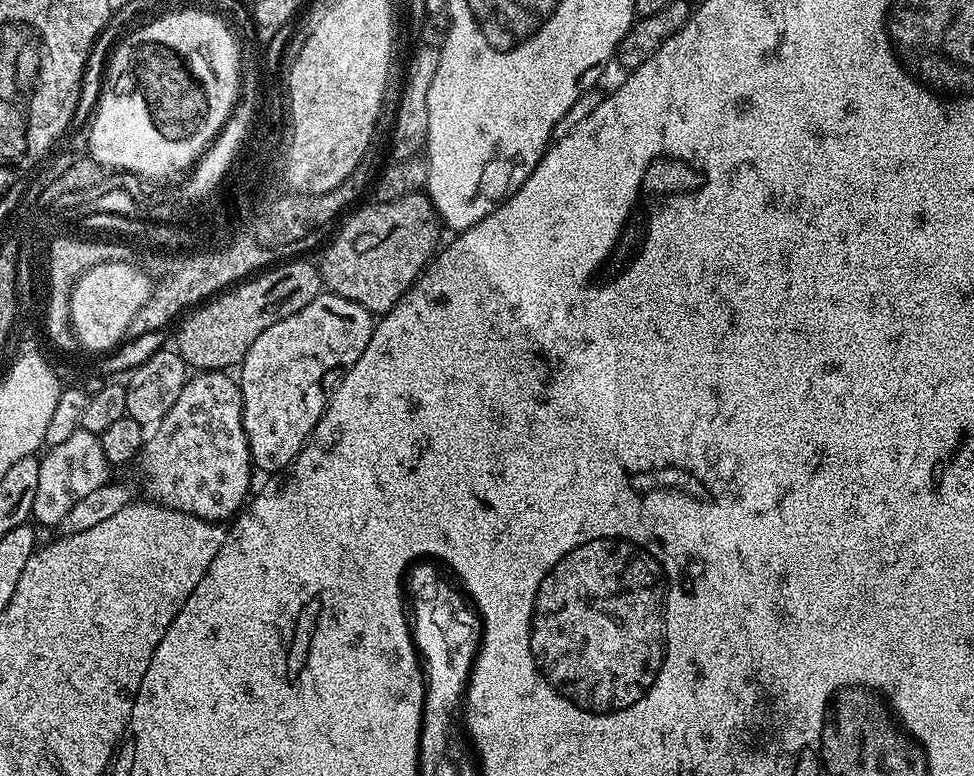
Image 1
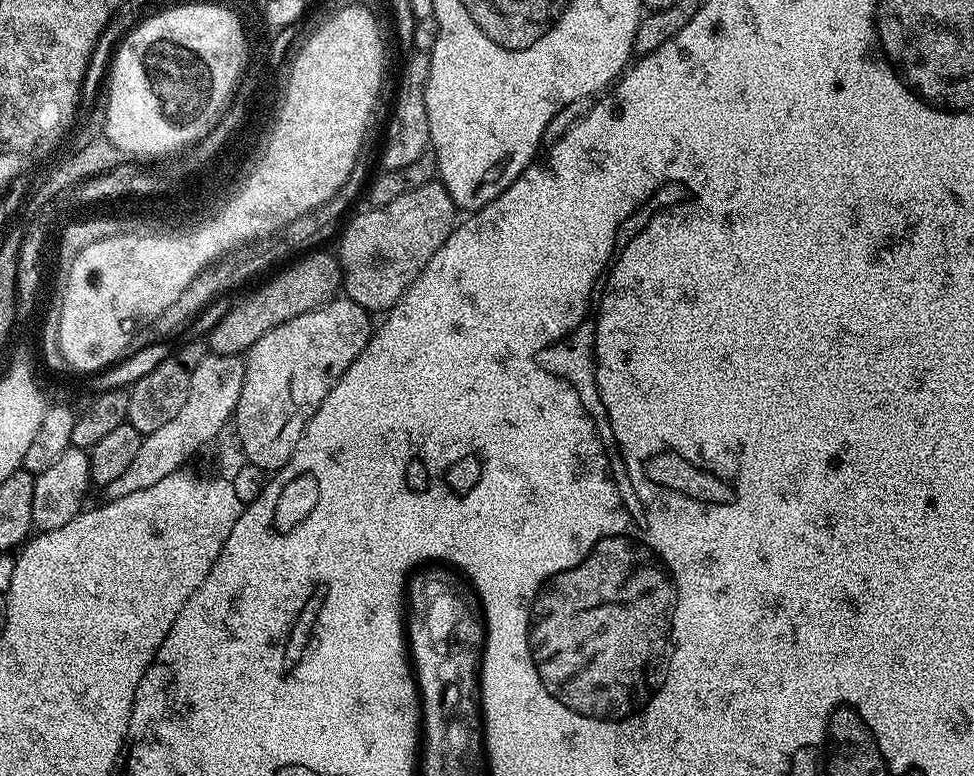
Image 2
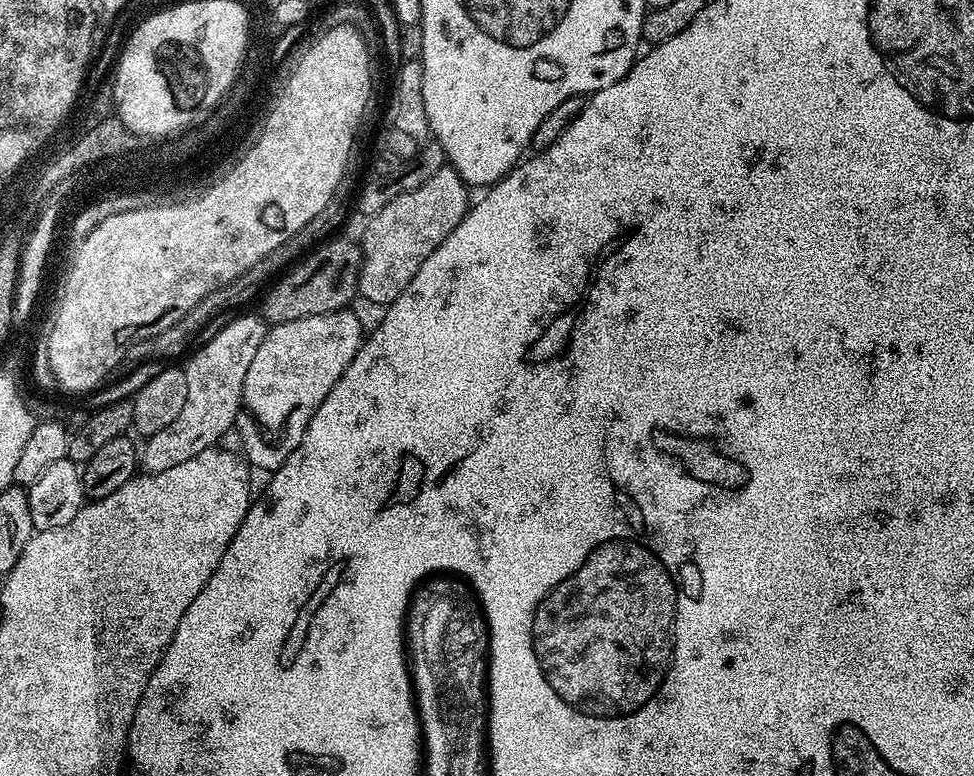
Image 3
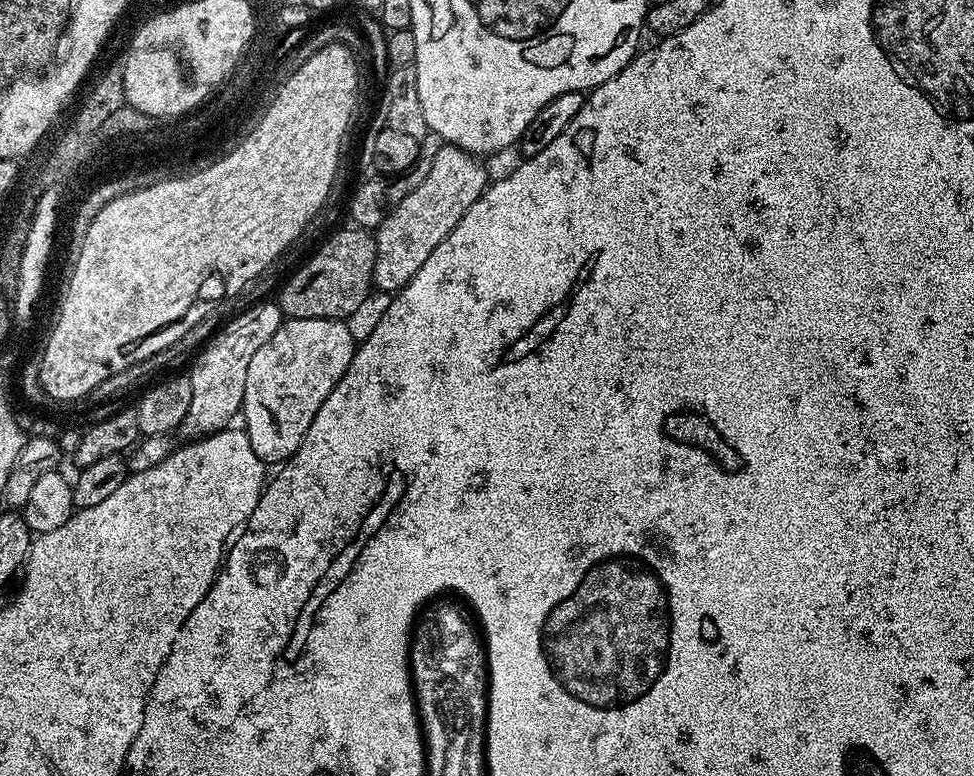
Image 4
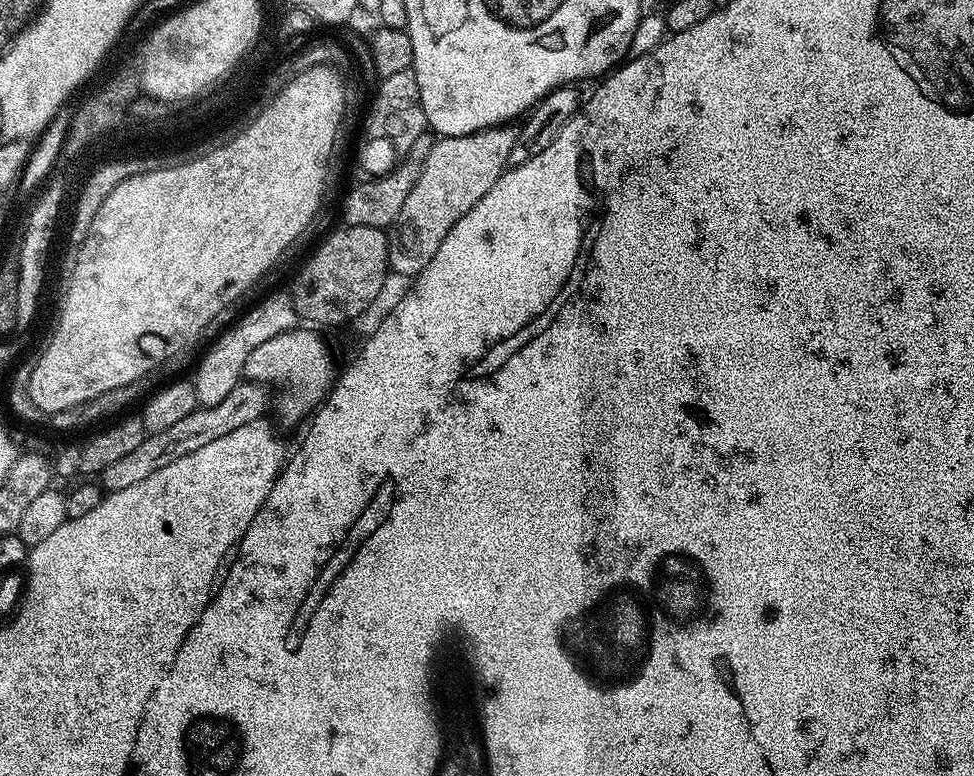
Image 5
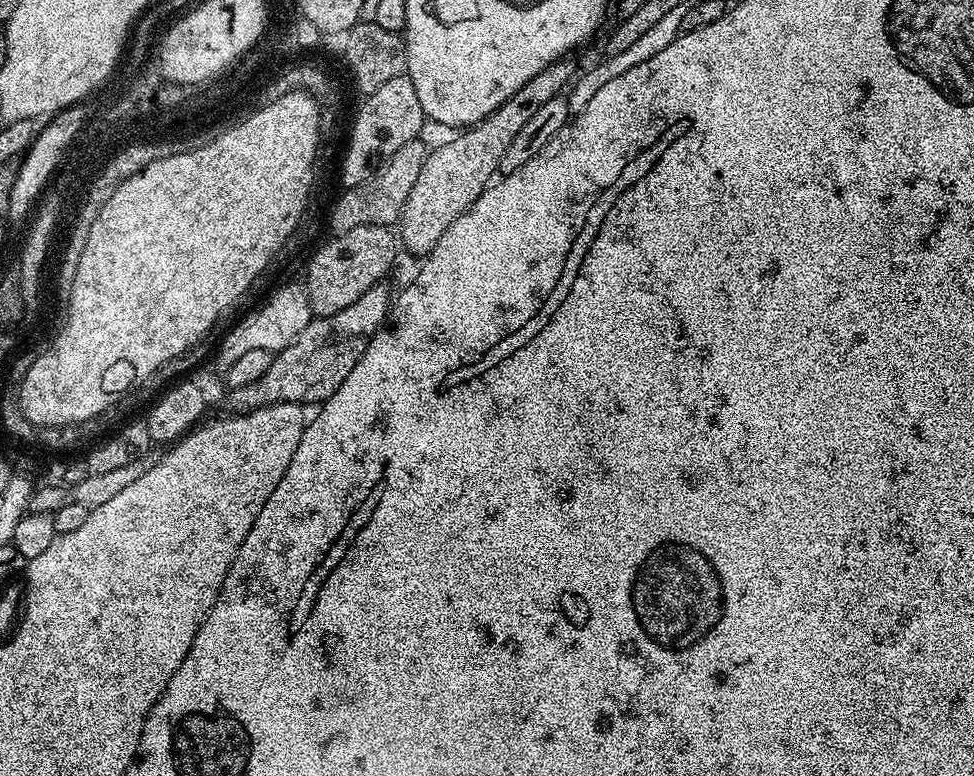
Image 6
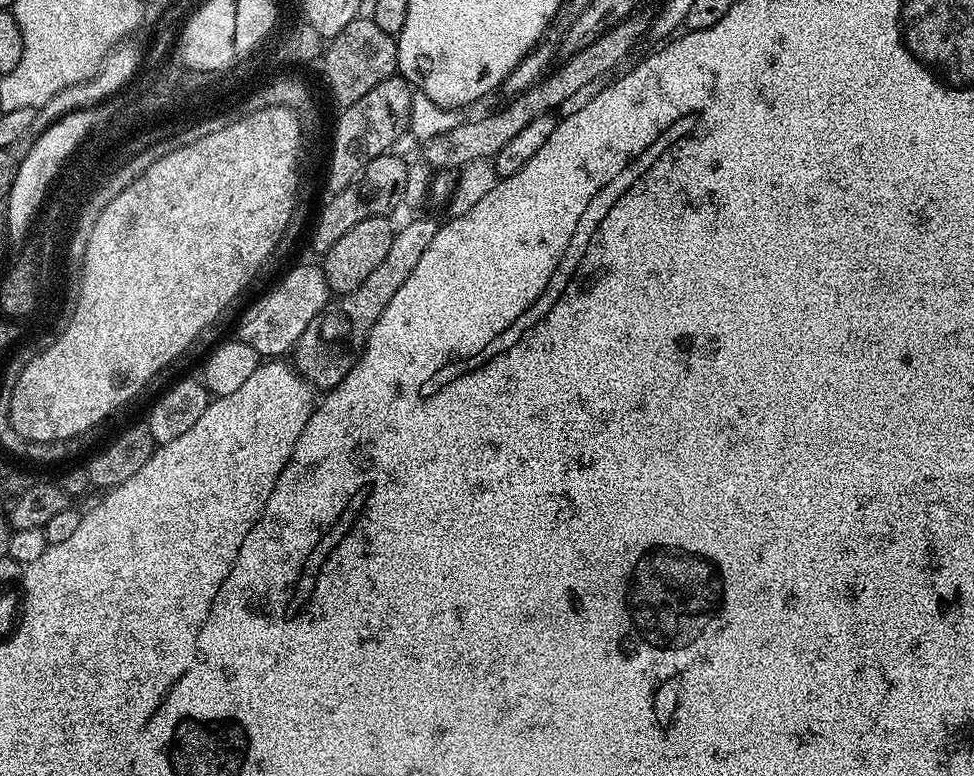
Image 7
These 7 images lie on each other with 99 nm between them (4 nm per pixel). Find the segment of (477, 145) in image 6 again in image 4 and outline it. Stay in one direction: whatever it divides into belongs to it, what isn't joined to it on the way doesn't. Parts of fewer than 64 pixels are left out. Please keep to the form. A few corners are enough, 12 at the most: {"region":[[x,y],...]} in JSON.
{"region":[[439,148],[375,231],[377,291],[403,289],[488,185]]}

